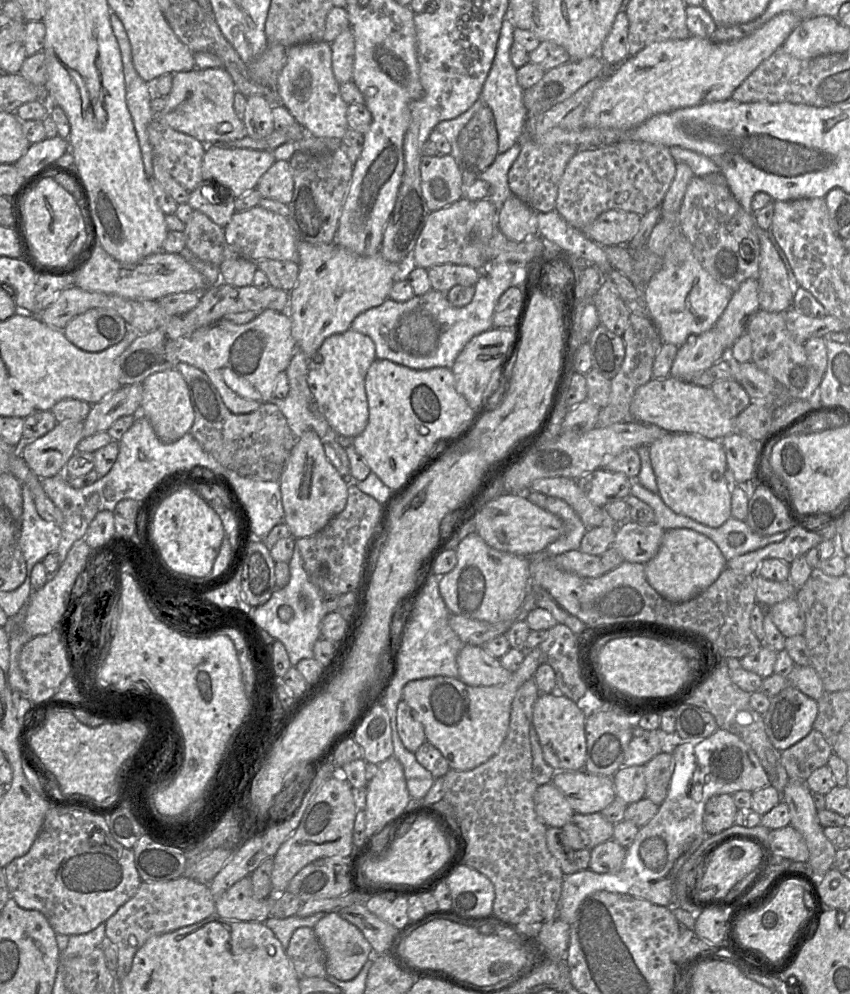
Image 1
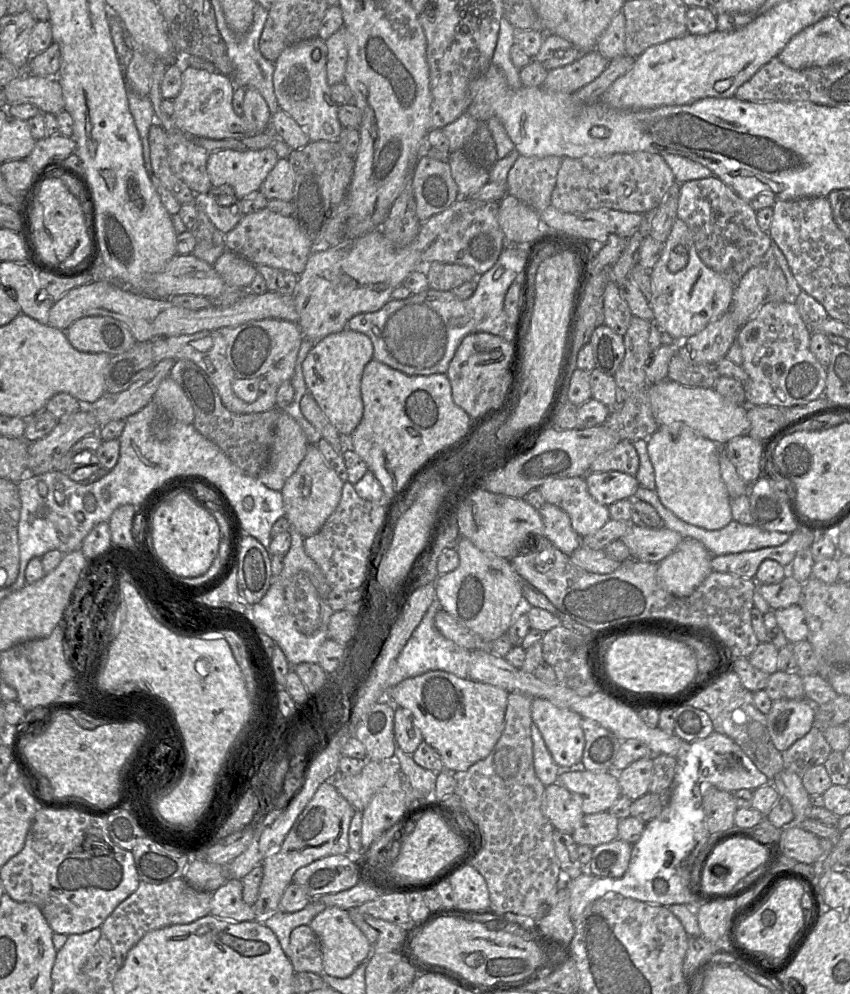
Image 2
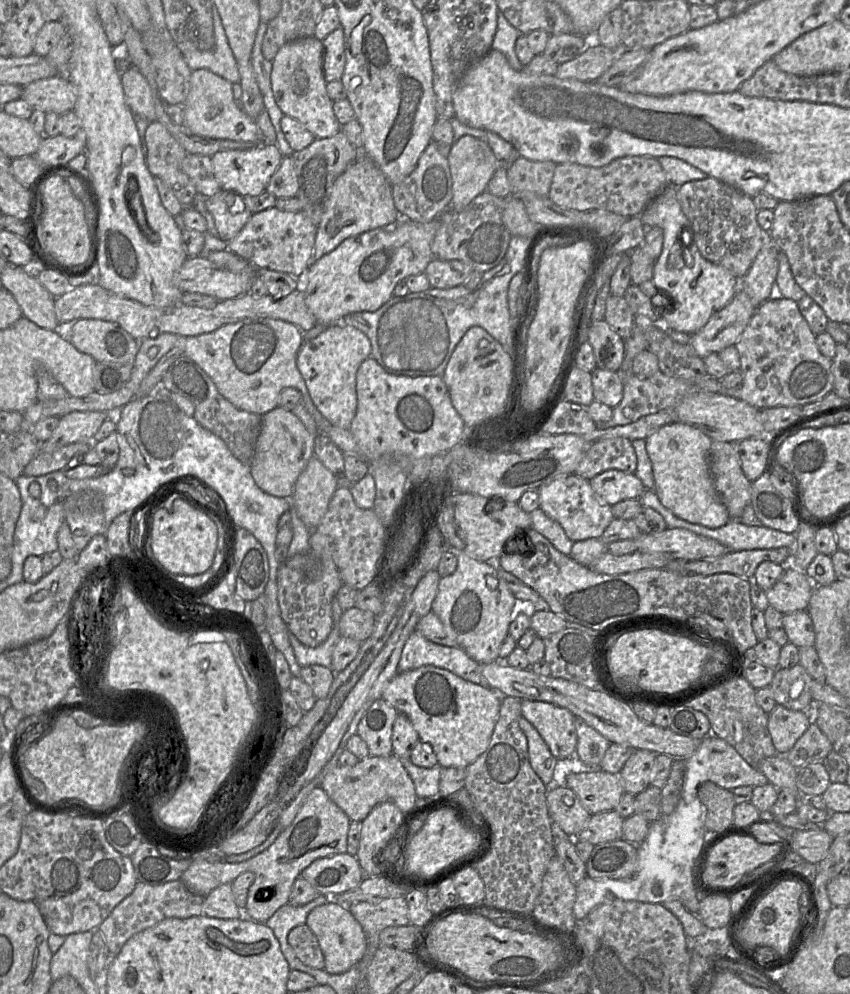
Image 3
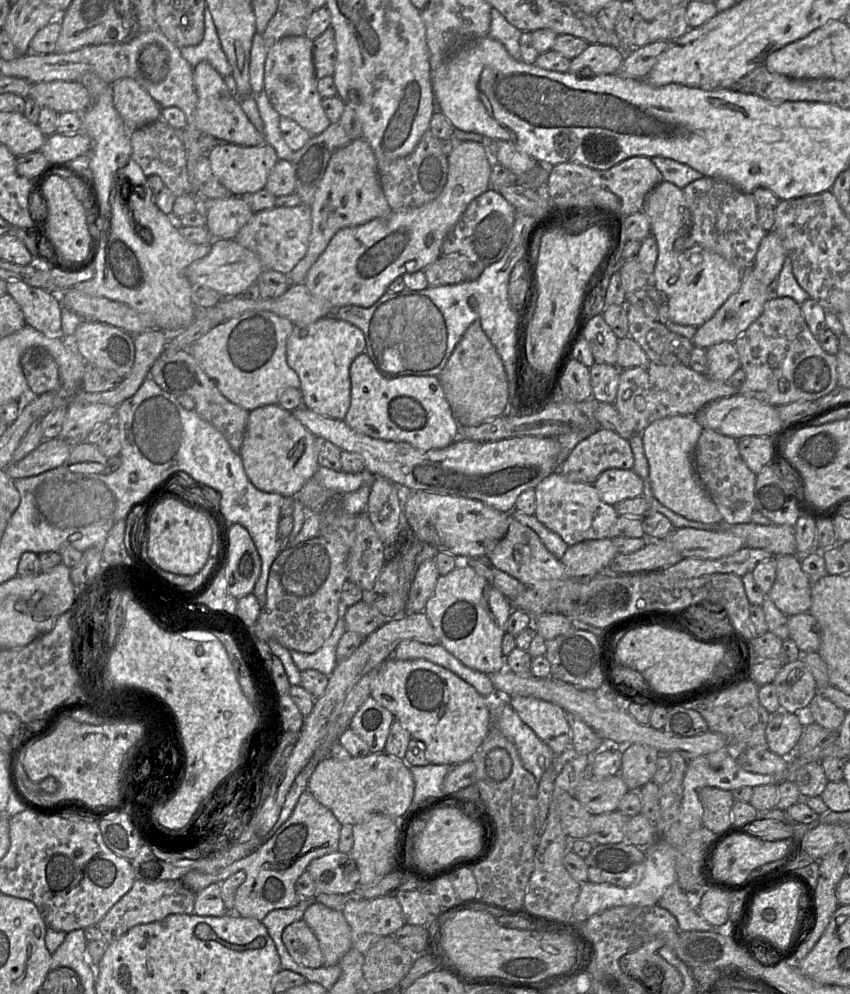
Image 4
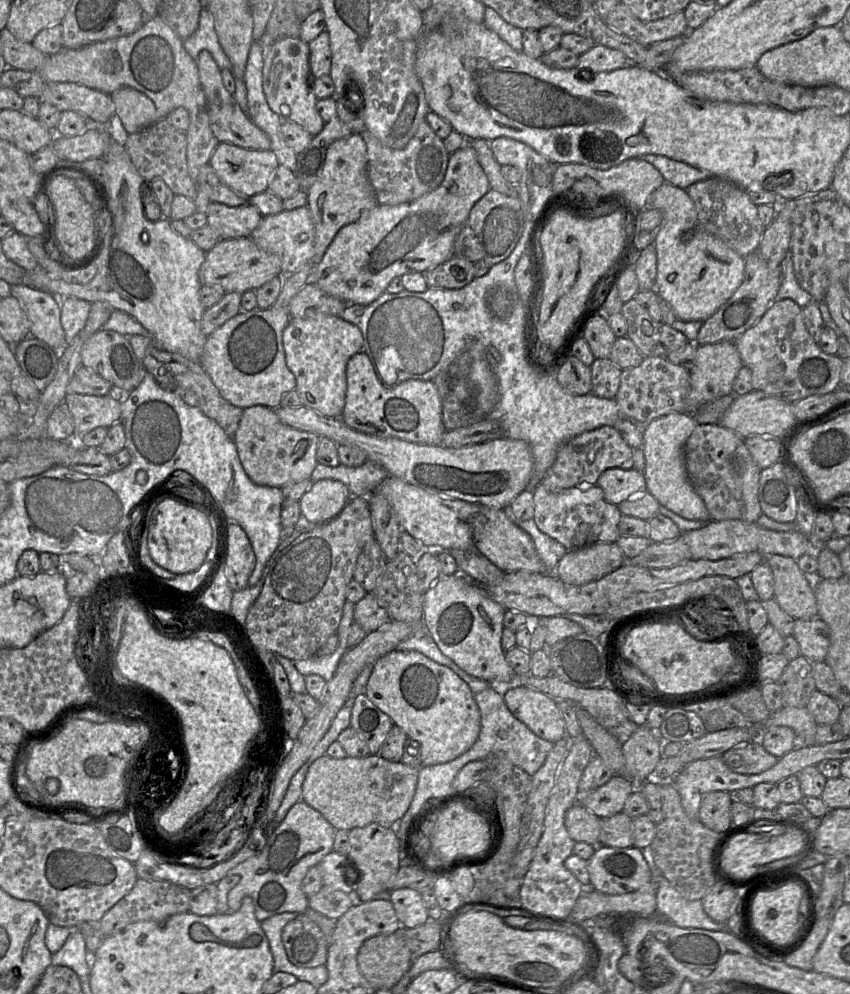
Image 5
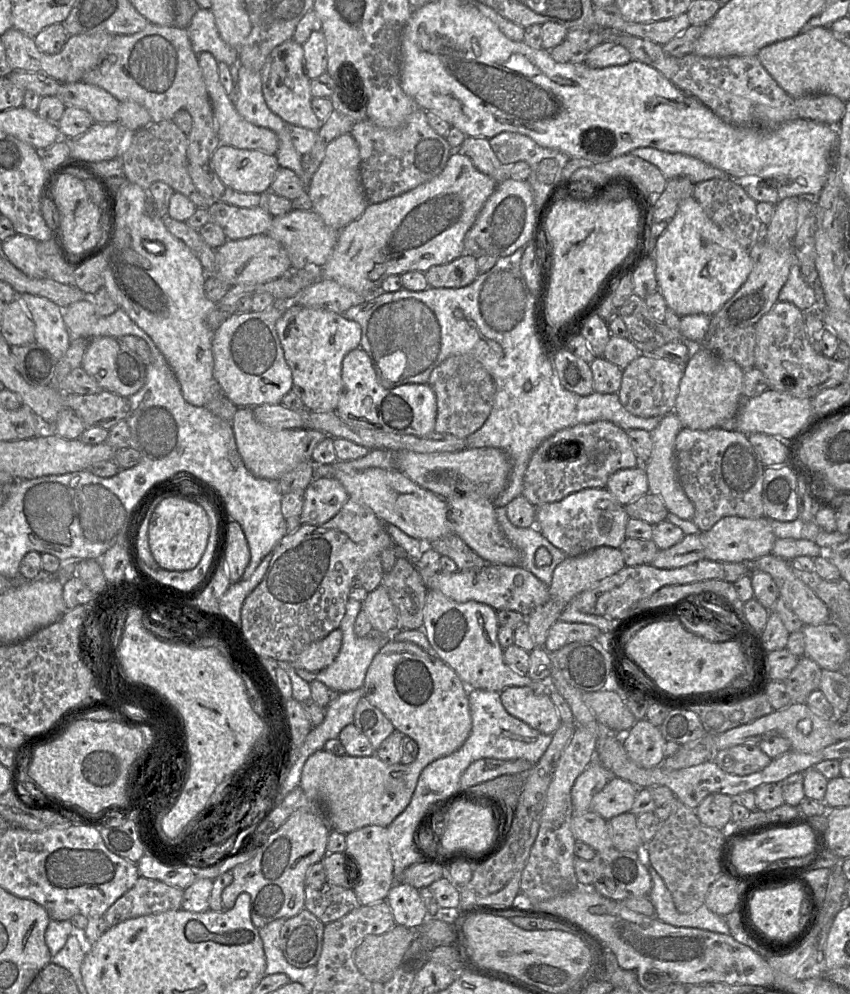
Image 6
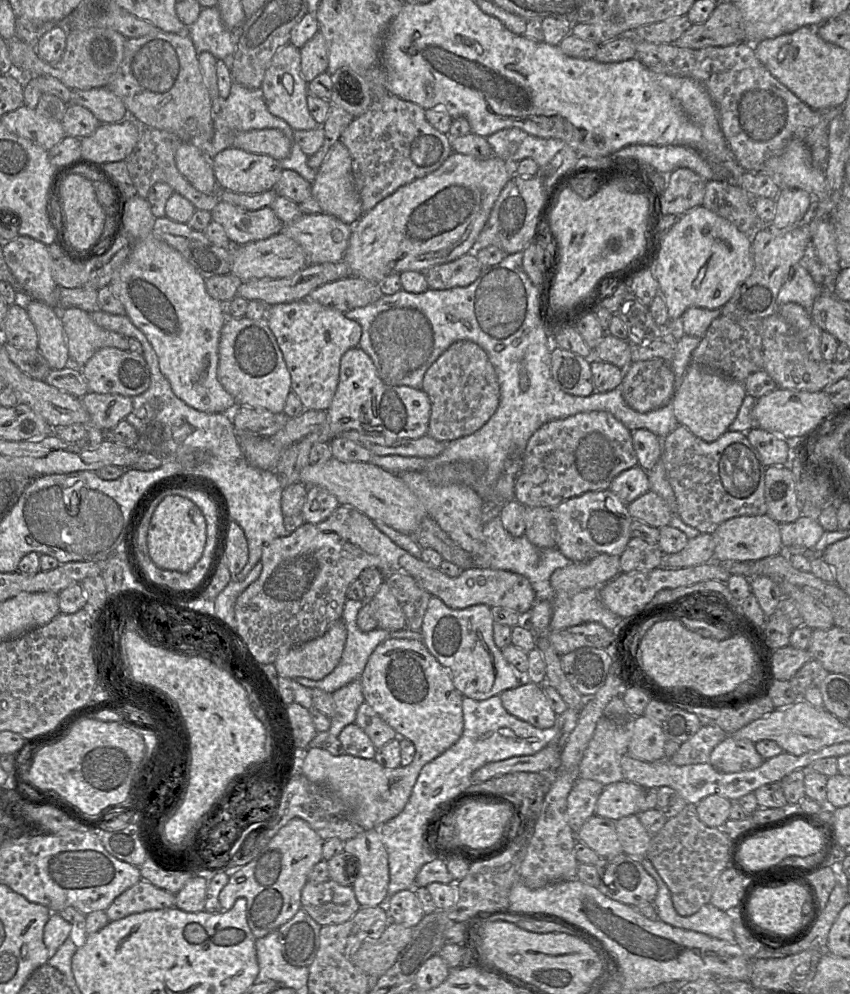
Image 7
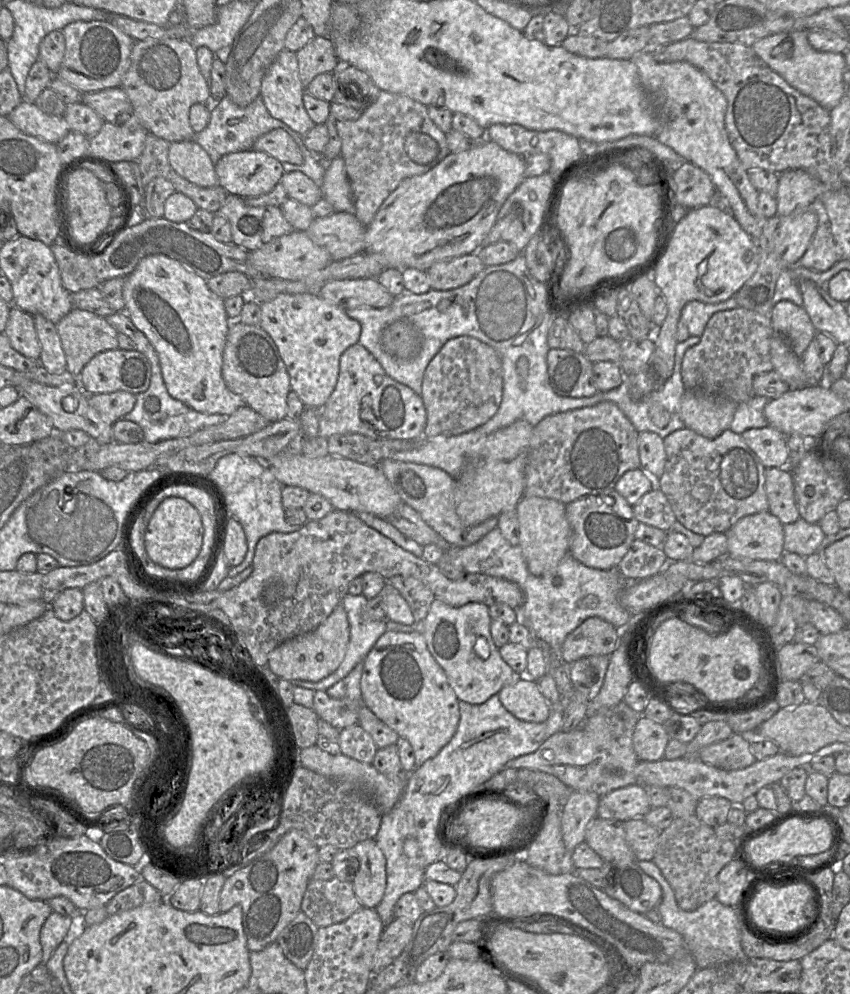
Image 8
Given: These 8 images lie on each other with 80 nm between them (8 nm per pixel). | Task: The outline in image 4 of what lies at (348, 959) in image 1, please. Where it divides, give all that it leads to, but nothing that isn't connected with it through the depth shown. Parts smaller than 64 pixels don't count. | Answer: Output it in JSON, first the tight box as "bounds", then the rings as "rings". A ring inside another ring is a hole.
{"bounds":[302,903,351,966],"rings":[[[321,903],[310,905],[302,918],[318,939],[324,966],[337,965],[351,948],[351,928],[342,911]]]}

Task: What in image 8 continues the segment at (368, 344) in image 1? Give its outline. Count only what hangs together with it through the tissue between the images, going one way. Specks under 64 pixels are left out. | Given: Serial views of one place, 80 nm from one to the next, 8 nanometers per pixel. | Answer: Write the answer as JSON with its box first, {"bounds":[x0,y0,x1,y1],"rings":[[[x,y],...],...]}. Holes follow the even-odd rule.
{"bounds":[259,291,360,410],"rings":[[[316,291],[282,293],[272,300],[261,302],[260,308],[259,326],[275,342],[289,374],[291,390],[298,395],[305,407],[321,410],[335,388],[341,354],[351,345],[358,343],[360,324],[348,317],[343,308],[321,298]]]}

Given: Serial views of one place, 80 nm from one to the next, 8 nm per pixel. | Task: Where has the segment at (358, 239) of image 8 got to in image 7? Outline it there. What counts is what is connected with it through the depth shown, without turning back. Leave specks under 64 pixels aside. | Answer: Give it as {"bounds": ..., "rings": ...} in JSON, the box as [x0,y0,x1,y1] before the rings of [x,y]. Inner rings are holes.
{"bounds":[282,214,351,264],"rings":[[[302,214],[285,224],[282,233],[304,250],[309,264],[338,262],[344,257],[351,235],[351,225],[326,214]]]}

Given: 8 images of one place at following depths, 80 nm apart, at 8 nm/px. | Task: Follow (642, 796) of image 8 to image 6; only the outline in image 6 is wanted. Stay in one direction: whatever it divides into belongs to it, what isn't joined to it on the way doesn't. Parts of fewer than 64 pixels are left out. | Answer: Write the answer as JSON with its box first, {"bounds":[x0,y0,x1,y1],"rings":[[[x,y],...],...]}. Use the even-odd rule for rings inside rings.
{"bounds":[590,776,638,821],"rings":[[[612,776],[604,788],[592,798],[590,810],[608,821],[631,810],[638,790],[631,782]]]}

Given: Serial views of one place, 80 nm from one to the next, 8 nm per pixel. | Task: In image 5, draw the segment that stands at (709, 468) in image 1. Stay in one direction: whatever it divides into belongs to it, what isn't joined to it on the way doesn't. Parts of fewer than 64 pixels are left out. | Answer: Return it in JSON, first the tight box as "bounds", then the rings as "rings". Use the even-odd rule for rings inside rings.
{"bounds":[643,412,710,521],"rings":[[[673,412],[650,421],[643,428],[644,476],[647,491],[659,503],[687,520],[710,521],[702,498],[693,488],[685,466],[684,445],[697,425],[694,416]]]}

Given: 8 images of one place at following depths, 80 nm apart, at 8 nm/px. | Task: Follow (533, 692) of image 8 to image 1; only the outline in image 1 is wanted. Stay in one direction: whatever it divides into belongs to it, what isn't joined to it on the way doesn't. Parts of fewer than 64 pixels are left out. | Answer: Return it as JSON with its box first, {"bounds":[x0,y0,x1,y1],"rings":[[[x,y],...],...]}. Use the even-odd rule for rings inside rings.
{"bounds":[532,691,586,771],"rings":[[[553,691],[540,693],[534,703],[532,724],[534,725],[545,761],[556,771],[584,770],[586,760],[586,715],[576,702]]]}

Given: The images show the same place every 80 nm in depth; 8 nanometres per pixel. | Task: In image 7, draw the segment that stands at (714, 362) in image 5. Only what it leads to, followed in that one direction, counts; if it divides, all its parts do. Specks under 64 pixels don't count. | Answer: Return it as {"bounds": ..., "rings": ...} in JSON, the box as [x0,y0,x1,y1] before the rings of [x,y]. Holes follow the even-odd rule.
{"bounds":[672,363,745,442],"rings":[[[690,363],[680,387],[672,397],[673,412],[679,425],[705,442],[713,442],[728,430],[745,395],[744,383],[710,372],[699,364]]]}

